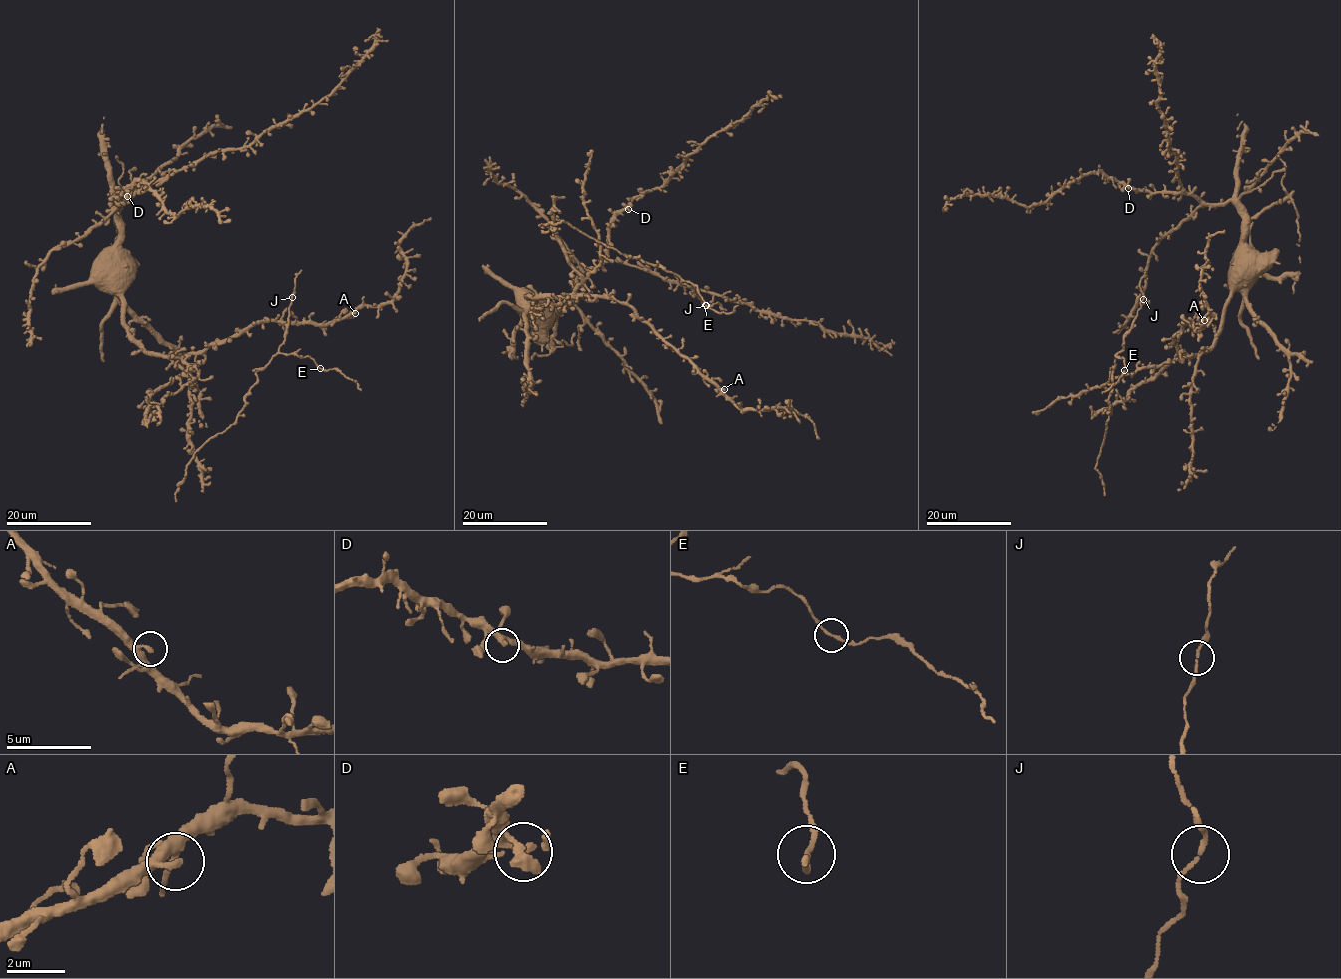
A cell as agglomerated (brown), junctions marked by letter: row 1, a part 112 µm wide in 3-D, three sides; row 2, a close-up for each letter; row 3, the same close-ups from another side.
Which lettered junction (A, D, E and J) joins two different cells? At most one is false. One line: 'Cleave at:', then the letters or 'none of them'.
Cleave at: none of them

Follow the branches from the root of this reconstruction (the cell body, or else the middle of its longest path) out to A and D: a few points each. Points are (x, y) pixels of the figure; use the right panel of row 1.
A: (1237, 263), (1211, 347), (1191, 355), (1178, 352), (1175, 334), (1186, 323), (1199, 330), (1204, 320)
D: (1237, 263), (1236, 254), (1243, 233), (1242, 213), (1230, 200), (1207, 204), (1185, 193), (1128, 188)

